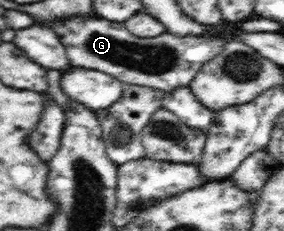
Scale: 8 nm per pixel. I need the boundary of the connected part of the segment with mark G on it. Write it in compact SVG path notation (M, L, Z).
M72 17L44 25L50 25L50 29L58 33L74 67L100 70L126 86L131 84L153 87L166 93L177 87L188 86L198 73L198 67L202 67L210 59L213 60L227 42L216 35L178 37L166 31L158 37L136 37L126 29L125 24L88 17Z

